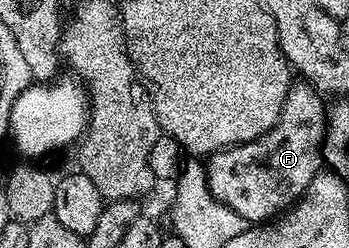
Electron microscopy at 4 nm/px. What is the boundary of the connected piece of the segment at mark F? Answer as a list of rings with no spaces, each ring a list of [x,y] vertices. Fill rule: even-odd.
[[[307,82],[293,83],[288,92],[286,102],[282,106],[282,114],[278,122],[266,134],[254,138],[245,144],[235,144],[232,148],[224,148],[221,152],[213,152],[206,160],[208,185],[218,198],[234,214],[242,214],[249,222],[268,222],[288,211],[304,192],[312,185],[312,180],[322,168],[322,145],[324,143],[324,125],[326,123],[325,97]]]

